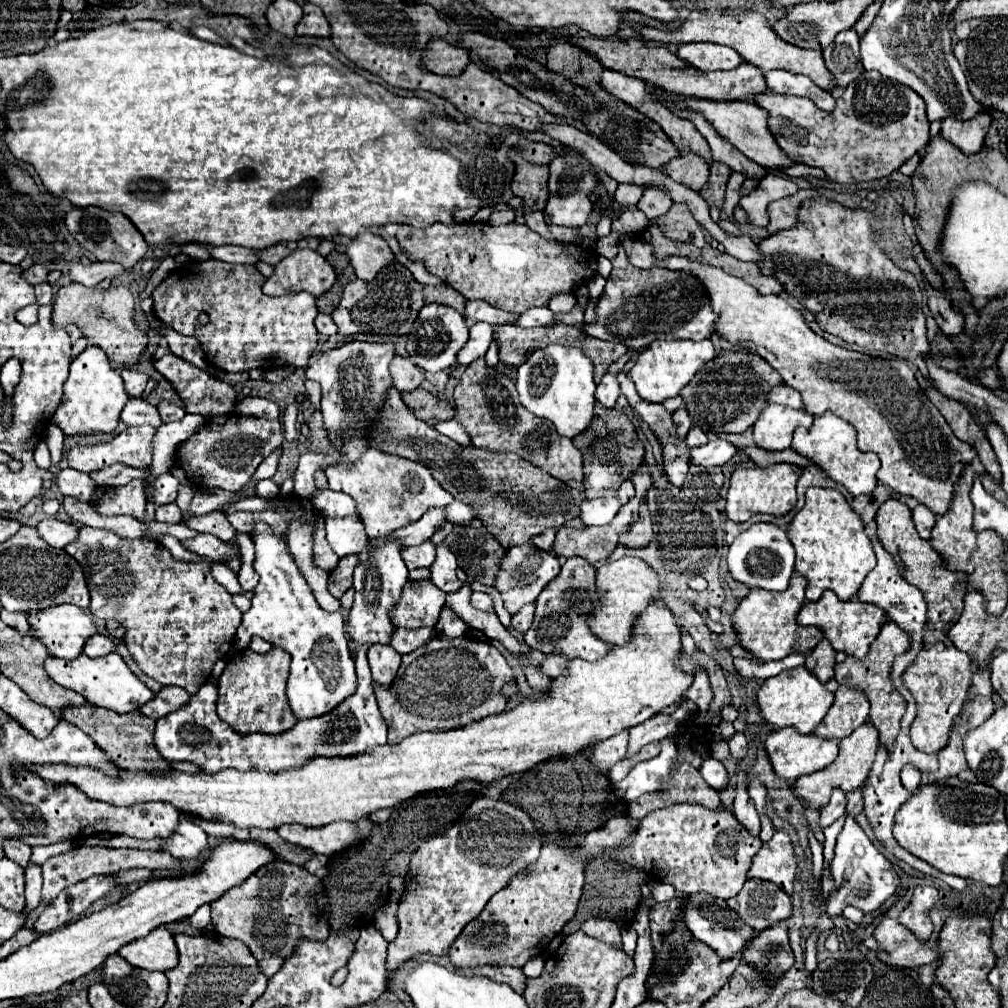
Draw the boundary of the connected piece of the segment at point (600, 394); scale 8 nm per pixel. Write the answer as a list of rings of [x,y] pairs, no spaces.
[[[605,373],[603,379],[601,379],[601,383],[597,385],[595,399],[599,403],[603,403],[605,407],[613,407],[615,401],[617,401],[617,397],[619,397],[619,393],[621,393],[621,389],[619,389],[617,377],[613,373]]]

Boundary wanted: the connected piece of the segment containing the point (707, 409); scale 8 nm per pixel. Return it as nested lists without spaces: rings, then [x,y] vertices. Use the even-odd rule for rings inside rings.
[[[721,351],[715,359],[707,361],[703,369],[683,387],[683,401],[695,425],[703,431],[715,433],[743,433],[761,415],[767,405],[765,395],[783,379],[763,361],[763,357],[747,351]]]

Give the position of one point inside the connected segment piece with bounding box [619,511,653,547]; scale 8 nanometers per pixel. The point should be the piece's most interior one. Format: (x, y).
(640, 534)

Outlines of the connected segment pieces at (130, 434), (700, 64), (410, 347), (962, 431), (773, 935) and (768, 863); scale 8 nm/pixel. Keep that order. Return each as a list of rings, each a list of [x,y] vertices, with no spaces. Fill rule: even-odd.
[[[139,425],[139,427],[127,427],[123,433],[115,435],[109,441],[99,441],[99,443],[75,443],[65,451],[65,459],[69,461],[69,467],[79,469],[83,473],[99,471],[105,467],[111,467],[115,463],[129,465],[129,467],[147,467],[153,461],[153,437],[157,429],[151,425]]]
[[[681,43],[677,55],[701,71],[735,69],[743,61],[735,49],[717,43]]]
[[[429,303],[419,311],[419,317],[413,323],[413,329],[407,339],[407,351],[417,367],[435,373],[457,363],[455,355],[467,343],[467,339],[469,339],[469,327],[459,311],[439,303]]]
[[[917,373],[917,379],[919,379],[919,385],[923,387],[923,391],[927,393],[927,397],[931,399],[931,403],[941,411],[945,421],[951,425],[953,433],[961,441],[975,447],[975,451],[977,451],[977,455],[979,455],[979,459],[981,459],[981,463],[989,475],[993,475],[995,479],[1001,479],[1001,469],[999,469],[999,463],[995,459],[995,453],[993,453],[983,429],[979,429],[979,425],[975,425],[975,421],[971,421],[973,415],[969,413],[969,409],[963,403],[949,399],[943,393],[939,393],[933,385],[929,385],[921,377],[921,373]]]
[[[785,923],[771,925],[769,929],[765,929],[755,937],[753,945],[747,949],[747,953],[743,953],[743,959],[753,963],[763,973],[769,973],[771,977],[779,977],[795,961],[787,931],[789,929]]]
[[[775,829],[769,843],[763,843],[759,853],[753,857],[747,877],[757,877],[779,885],[785,893],[793,895],[797,877],[797,855],[785,829]]]

